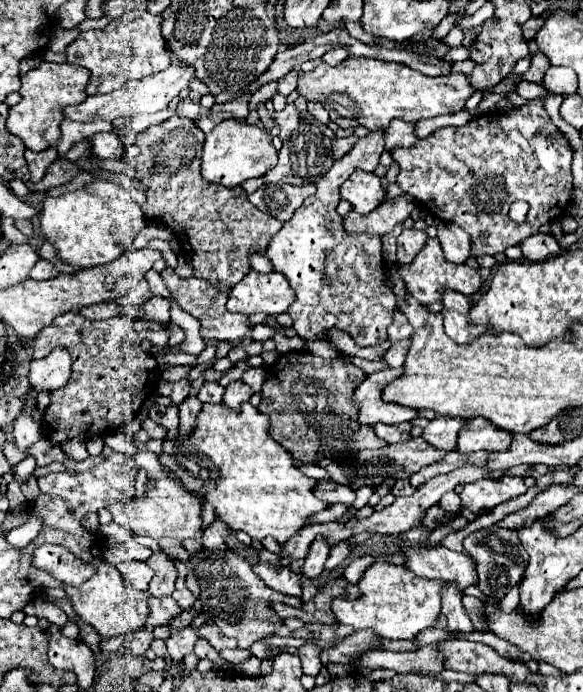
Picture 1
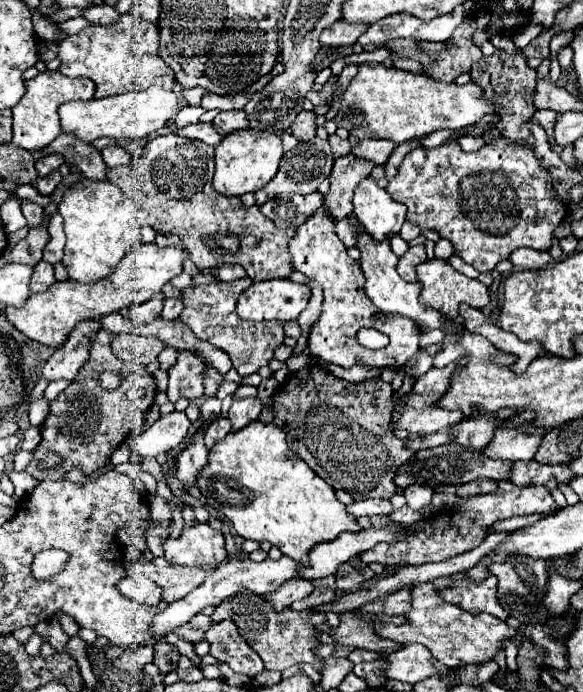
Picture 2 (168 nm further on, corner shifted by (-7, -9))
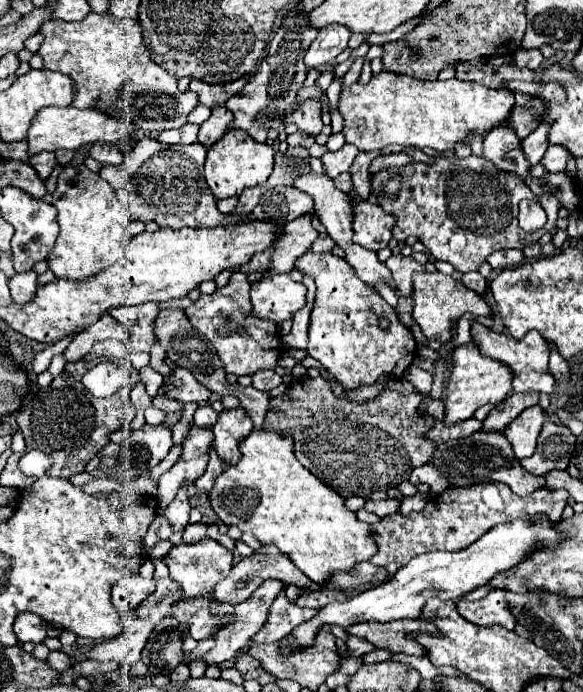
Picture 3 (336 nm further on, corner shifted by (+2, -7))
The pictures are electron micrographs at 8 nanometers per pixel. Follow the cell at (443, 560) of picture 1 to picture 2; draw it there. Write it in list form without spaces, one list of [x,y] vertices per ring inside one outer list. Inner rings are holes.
[[[489,575],[489,579],[485,579],[485,583],[457,583],[457,587],[445,587],[445,583],[449,583],[449,577],[437,577],[433,581],[433,585],[437,587],[437,593],[449,601],[459,605],[465,611],[477,613],[489,613],[495,615],[499,619],[507,619],[509,613],[499,605],[497,601],[497,577]]]

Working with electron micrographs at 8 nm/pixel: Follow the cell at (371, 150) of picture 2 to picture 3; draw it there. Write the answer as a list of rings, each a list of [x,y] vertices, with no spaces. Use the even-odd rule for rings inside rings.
[[[346,143],[340,151],[334,151],[334,153],[328,151],[328,153],[324,153],[324,155],[322,155],[322,165],[324,165],[326,175],[328,175],[330,179],[334,179],[334,177],[338,177],[340,173],[346,173],[358,153],[360,153],[360,151],[358,151],[354,145],[350,145],[350,143]]]

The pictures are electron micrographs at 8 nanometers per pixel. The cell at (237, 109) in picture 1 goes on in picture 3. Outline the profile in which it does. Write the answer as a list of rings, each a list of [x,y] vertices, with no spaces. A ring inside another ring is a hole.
[[[214,107],[210,119],[200,125],[198,141],[200,141],[204,147],[214,145],[214,143],[228,131],[230,121],[232,121],[232,113],[230,113],[226,107]]]

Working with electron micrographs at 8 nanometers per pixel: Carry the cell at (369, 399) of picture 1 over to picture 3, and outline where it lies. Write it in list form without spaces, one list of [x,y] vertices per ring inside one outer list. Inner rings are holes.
[[[468,343],[468,345],[458,347],[452,355],[452,361],[454,361],[452,377],[450,377],[448,389],[444,389],[444,397],[442,397],[442,401],[446,405],[446,419],[444,419],[446,425],[452,425],[462,419],[470,419],[478,407],[482,407],[486,403],[496,405],[512,393],[512,371],[500,361],[496,361],[492,357],[484,357],[476,349],[476,345]]]

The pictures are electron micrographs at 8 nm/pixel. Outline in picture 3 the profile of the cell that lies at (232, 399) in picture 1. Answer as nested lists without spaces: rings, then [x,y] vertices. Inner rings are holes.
[[[242,407],[224,411],[218,417],[214,431],[214,451],[226,465],[236,465],[240,459],[240,441],[252,433],[252,419]]]

